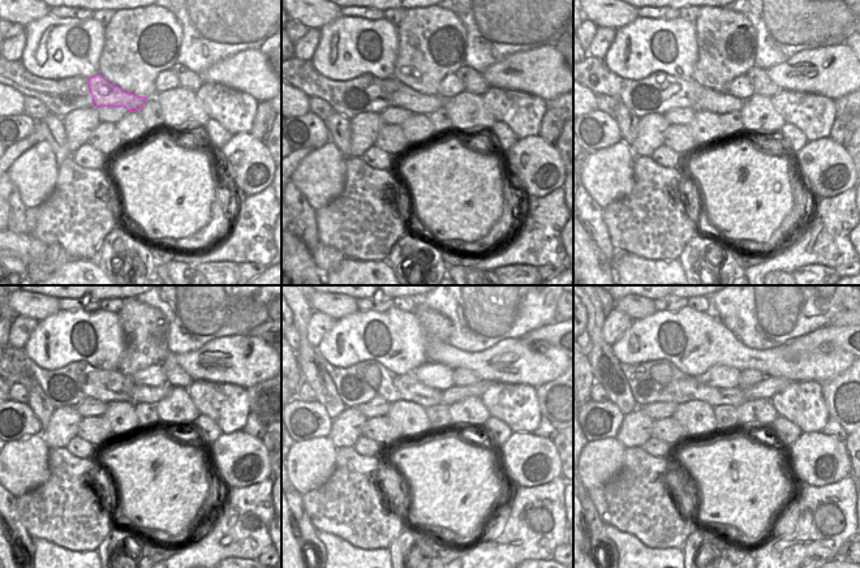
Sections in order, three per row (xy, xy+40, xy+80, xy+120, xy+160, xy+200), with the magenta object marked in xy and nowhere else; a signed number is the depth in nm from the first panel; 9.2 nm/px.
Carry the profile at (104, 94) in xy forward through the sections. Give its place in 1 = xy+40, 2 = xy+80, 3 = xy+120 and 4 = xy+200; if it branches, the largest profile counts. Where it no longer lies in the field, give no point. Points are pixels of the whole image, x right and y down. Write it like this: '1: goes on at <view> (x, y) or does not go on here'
1: goes on at xy+40 (403, 97)
2: goes on at xy+80 (719, 103)
3: goes on at xy+120 (140, 394)
4: goes on at xy+200 (753, 392)

